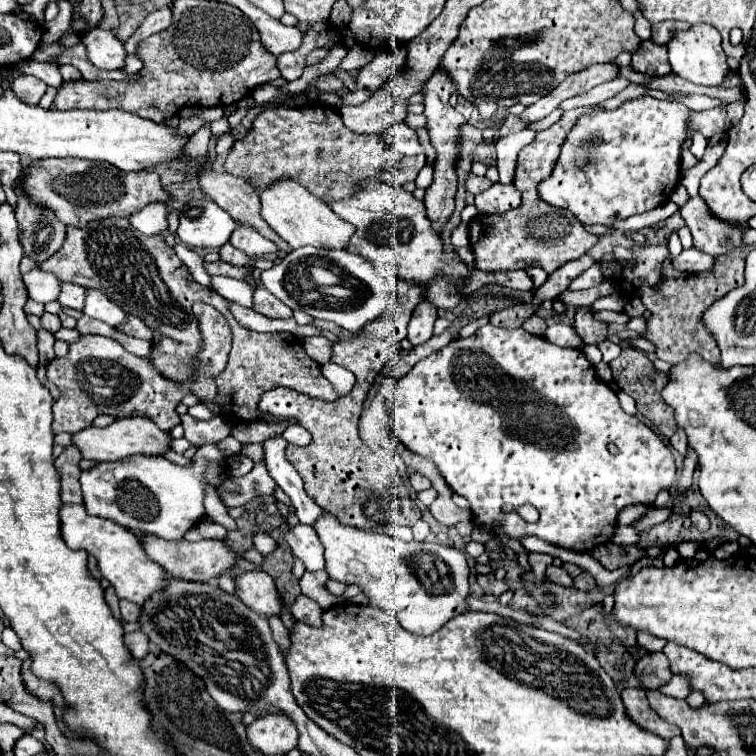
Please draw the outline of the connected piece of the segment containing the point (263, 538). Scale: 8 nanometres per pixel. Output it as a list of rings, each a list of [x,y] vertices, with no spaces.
[[[256,533],[254,535],[254,545],[256,545],[256,549],[262,555],[268,555],[268,553],[272,553],[272,551],[278,549],[278,543],[270,535],[266,535],[266,533]]]

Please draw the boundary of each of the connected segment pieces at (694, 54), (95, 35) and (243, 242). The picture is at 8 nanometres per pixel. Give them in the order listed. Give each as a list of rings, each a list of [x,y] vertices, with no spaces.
[[[694,25],[688,31],[676,33],[676,37],[668,43],[668,55],[672,71],[694,85],[720,87],[730,71],[728,57],[720,45],[720,33],[716,29],[710,29],[710,25]]]
[[[98,27],[82,35],[80,41],[88,47],[88,57],[98,69],[122,69],[126,65],[124,45],[118,41],[114,33]]]
[[[238,225],[238,227],[234,229],[234,233],[232,233],[232,237],[230,237],[230,243],[232,243],[236,249],[244,251],[248,257],[260,257],[260,255],[264,255],[264,253],[274,253],[274,251],[278,251],[278,247],[276,247],[272,241],[268,241],[268,239],[264,239],[262,235],[254,233],[254,229],[246,229],[246,225]]]

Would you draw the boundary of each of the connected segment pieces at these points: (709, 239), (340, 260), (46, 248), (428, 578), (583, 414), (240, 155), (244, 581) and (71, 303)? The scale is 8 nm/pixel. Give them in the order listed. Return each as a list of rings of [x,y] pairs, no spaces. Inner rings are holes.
[[[700,197],[688,199],[680,209],[680,215],[692,231],[694,247],[712,257],[724,255],[728,249],[742,245],[742,227],[722,225],[722,221],[714,221]]]
[[[300,247],[292,253],[288,253],[280,263],[272,265],[270,269],[264,269],[260,275],[262,285],[274,293],[282,303],[292,307],[294,311],[304,311],[312,315],[314,319],[326,319],[334,321],[346,331],[360,331],[364,325],[378,319],[394,301],[396,293],[388,291],[386,283],[376,275],[374,267],[350,253],[350,251],[338,251],[338,249],[314,249],[314,247]],[[320,265],[330,269],[334,275],[338,275],[340,283],[334,287],[316,287],[308,283],[308,267]]]
[[[16,189],[16,221],[18,221],[18,241],[26,255],[34,257],[36,263],[52,257],[66,239],[66,227],[48,211],[30,205],[20,189]]]
[[[326,513],[314,529],[326,549],[328,575],[346,585],[358,585],[370,599],[370,607],[390,611],[410,633],[432,635],[442,629],[446,621],[468,611],[466,597],[470,593],[470,567],[462,551],[440,543],[406,543],[390,535],[366,533],[342,525],[332,513]]]
[[[488,323],[488,325],[480,327],[472,337],[454,339],[440,351],[432,353],[430,357],[422,359],[420,363],[416,363],[396,385],[392,419],[394,419],[392,421],[394,435],[400,437],[400,441],[412,453],[432,459],[436,463],[440,475],[446,479],[448,487],[454,493],[458,493],[470,501],[472,519],[480,527],[492,529],[492,523],[500,521],[502,531],[516,539],[522,535],[538,535],[556,547],[566,547],[566,549],[574,549],[574,551],[592,551],[594,547],[606,543],[612,537],[614,527],[616,527],[616,515],[622,507],[626,507],[630,503],[652,503],[660,489],[672,489],[672,485],[674,485],[676,465],[674,465],[672,451],[638,417],[622,411],[616,393],[596,377],[594,365],[586,359],[586,355],[580,349],[552,345],[544,337],[530,335],[522,327],[520,329],[500,329],[500,327],[494,327]],[[522,503],[530,503],[538,509],[540,519],[536,523],[528,523],[516,513],[516,507]]]
[[[328,105],[266,109],[256,117],[250,133],[236,141],[224,161],[226,173],[246,179],[254,187],[266,189],[274,181],[294,179],[324,203],[352,197],[366,179],[402,187],[404,183],[414,181],[424,165],[426,161],[422,155],[406,157],[390,147],[380,135],[350,131],[342,123],[340,113]]]
[[[250,571],[250,573],[240,575],[236,579],[236,589],[238,589],[238,597],[254,613],[262,617],[272,617],[272,615],[280,617],[282,615],[284,603],[274,585],[274,579],[268,573]]]
[[[62,283],[62,293],[60,293],[60,305],[72,307],[82,311],[84,309],[84,299],[86,299],[86,289],[78,287],[74,283]]]

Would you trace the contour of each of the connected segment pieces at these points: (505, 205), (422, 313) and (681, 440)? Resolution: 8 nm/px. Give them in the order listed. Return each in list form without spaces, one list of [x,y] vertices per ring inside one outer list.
[[[494,183],[488,191],[476,195],[476,209],[480,215],[498,215],[522,203],[522,193],[514,185]]]
[[[422,301],[414,309],[410,325],[408,325],[408,339],[410,339],[410,343],[412,345],[426,343],[432,337],[432,327],[434,327],[436,319],[438,319],[438,309],[432,303]]]
[[[678,429],[672,437],[670,437],[670,443],[674,449],[678,449],[682,455],[686,455],[686,447],[688,447],[688,439],[686,439],[686,433],[684,429]]]

